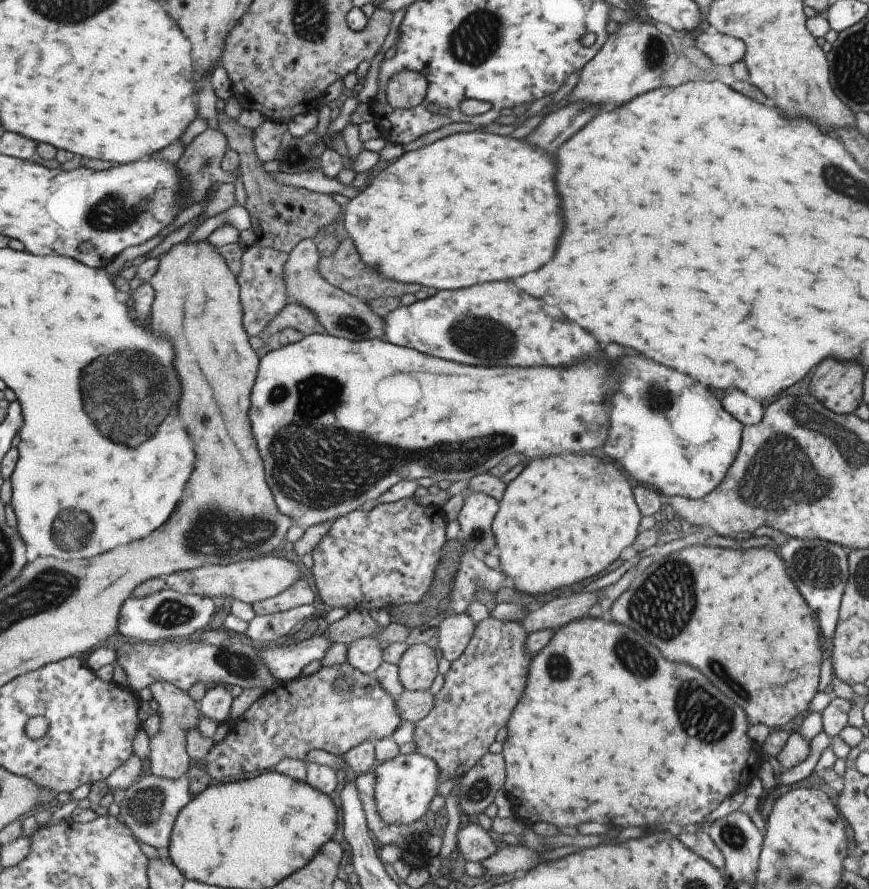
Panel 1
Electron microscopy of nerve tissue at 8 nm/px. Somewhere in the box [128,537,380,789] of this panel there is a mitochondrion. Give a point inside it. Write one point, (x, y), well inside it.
(171, 613)

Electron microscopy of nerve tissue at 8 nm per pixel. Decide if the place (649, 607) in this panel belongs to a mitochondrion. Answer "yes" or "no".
yes

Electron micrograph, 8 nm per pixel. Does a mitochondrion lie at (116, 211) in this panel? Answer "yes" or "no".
yes

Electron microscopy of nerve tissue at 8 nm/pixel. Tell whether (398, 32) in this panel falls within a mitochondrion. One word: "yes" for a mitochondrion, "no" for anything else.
no

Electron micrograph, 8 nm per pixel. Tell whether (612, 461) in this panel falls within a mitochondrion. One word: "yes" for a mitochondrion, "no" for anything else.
no

